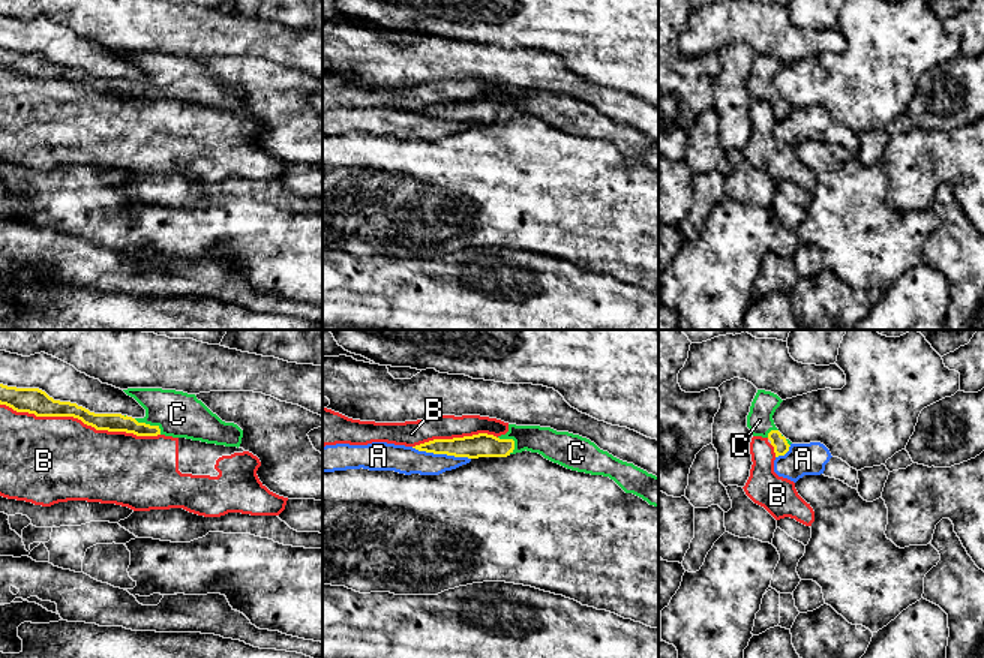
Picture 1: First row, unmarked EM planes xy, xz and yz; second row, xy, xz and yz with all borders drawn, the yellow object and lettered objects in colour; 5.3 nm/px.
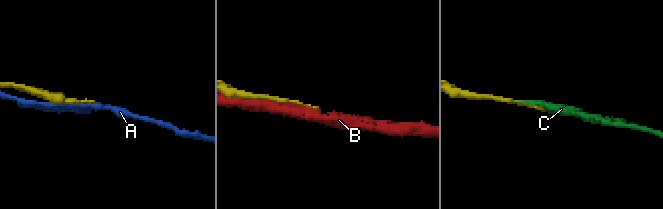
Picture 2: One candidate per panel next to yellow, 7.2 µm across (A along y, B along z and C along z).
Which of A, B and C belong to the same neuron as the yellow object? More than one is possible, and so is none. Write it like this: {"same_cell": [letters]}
{"same_cell": ["C"]}

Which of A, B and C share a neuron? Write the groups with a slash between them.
A / B / C

